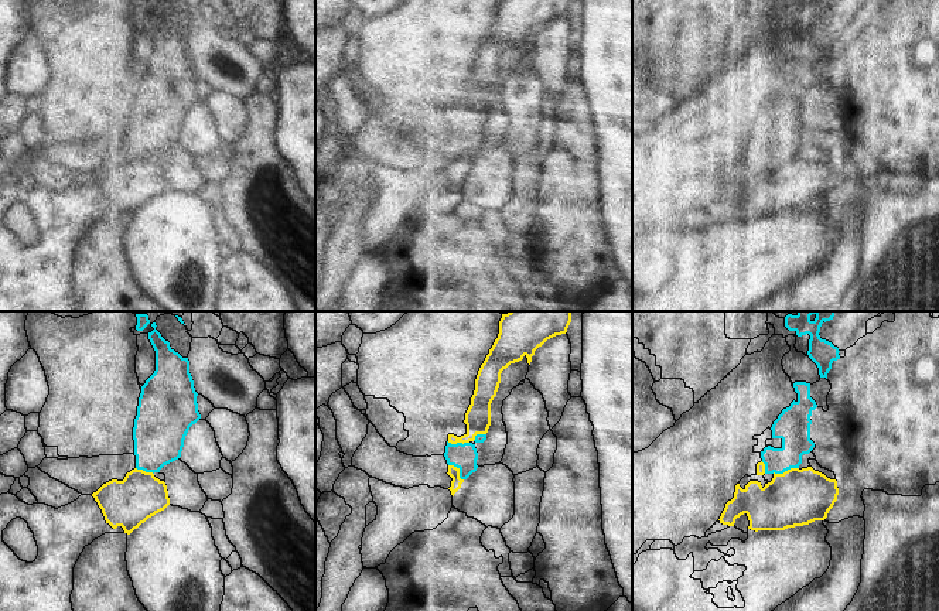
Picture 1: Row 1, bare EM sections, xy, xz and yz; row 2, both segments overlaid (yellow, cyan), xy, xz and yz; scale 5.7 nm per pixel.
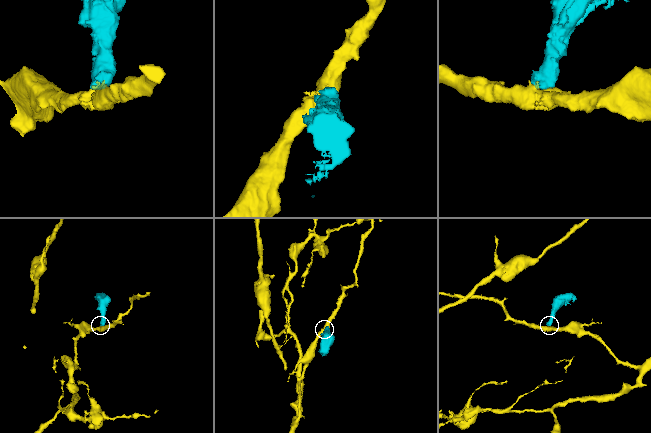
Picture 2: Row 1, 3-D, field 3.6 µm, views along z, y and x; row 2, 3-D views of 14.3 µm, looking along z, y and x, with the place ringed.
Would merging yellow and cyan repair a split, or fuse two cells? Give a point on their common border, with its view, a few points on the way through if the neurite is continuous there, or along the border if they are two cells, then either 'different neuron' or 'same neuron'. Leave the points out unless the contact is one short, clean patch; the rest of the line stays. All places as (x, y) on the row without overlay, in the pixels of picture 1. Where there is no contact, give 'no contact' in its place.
meets yellow in yz at (785, 154); border along yz (798, 150), (791, 150), (782, 156), (772, 156); different neuron

